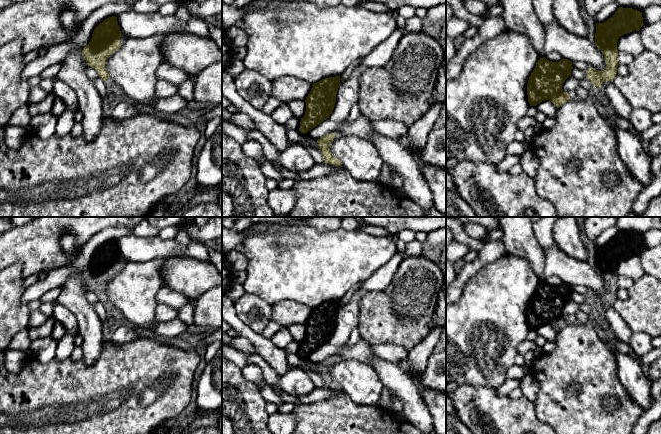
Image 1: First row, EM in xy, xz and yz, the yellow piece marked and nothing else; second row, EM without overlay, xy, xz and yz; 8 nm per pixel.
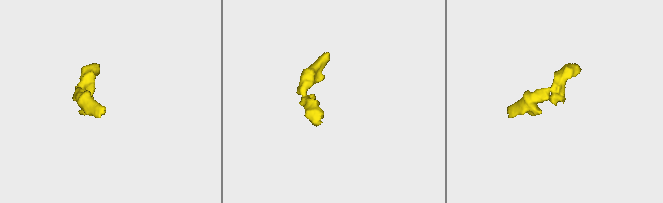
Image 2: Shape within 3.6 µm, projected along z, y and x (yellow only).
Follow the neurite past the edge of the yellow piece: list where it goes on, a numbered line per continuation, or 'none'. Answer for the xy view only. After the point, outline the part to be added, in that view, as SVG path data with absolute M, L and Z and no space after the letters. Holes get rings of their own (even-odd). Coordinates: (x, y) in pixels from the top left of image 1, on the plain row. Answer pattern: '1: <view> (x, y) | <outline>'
none

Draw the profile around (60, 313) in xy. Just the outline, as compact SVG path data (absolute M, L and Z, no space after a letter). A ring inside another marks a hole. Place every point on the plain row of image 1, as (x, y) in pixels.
M55 303L52 316L55 321L60 322L64 326L66 332L72 333L74 336L79 334L77 320L74 314L65 306Z

